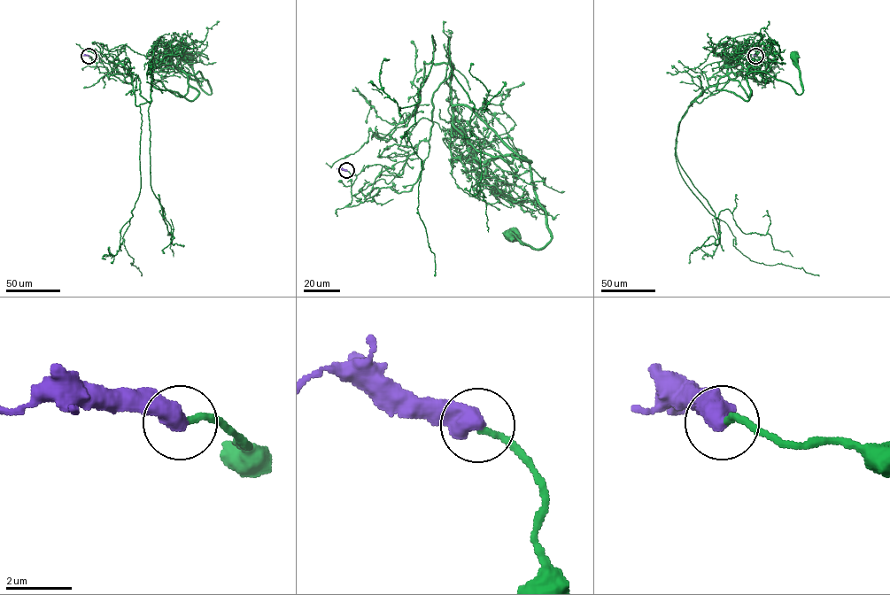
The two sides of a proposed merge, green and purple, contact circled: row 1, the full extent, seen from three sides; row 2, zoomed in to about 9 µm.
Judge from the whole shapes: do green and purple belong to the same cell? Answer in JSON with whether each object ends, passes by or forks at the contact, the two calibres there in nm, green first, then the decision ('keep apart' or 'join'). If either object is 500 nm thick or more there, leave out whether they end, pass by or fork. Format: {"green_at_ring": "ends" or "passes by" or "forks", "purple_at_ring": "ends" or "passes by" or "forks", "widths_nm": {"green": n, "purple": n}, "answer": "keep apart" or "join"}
{"widths_nm": {"green": 180, "purple": 600}, "answer": "join"}

